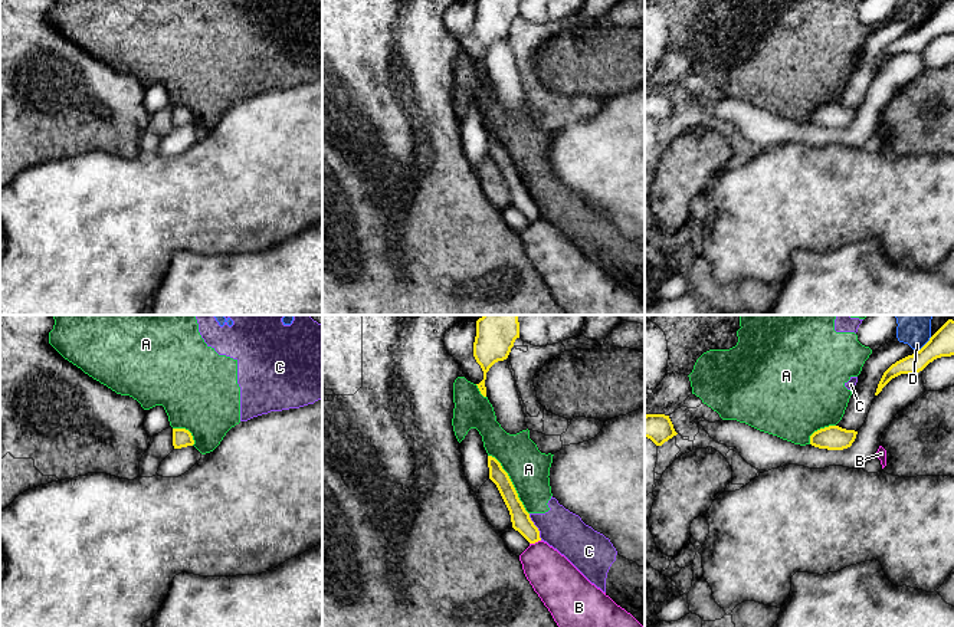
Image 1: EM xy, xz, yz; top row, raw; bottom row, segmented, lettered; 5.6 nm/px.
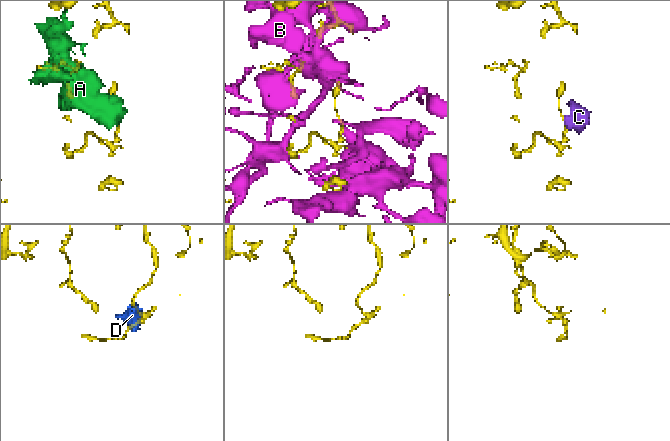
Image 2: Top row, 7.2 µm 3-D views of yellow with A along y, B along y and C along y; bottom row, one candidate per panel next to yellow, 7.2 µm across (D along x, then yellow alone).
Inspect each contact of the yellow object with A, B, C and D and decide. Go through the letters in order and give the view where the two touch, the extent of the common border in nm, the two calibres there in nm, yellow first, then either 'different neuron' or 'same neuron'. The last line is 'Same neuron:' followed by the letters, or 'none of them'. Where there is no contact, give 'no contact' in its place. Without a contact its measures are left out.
A: contact in xz; length 400 nm; calibres 110 and 240 nm; different neuron
B: contact in xz; length 70 nm; calibres 110 and 260 nm; different neuron
C: contact in xz; length 170 nm; calibres 110 and 220 nm; different neuron
D: contact in yz; length 120 nm; calibres 140 and 200 nm; different neuron
Same neuron: none of them

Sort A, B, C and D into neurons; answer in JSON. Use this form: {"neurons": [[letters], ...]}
{"neurons": [["A", "C", "D"], ["B"]]}

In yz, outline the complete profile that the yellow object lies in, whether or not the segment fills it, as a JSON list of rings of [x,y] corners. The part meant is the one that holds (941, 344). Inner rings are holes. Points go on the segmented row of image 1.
[[[948,319],[919,351],[896,361],[883,372],[875,395],[878,395],[892,378],[901,374],[919,372],[934,360],[951,355],[954,355],[954,321]]]

